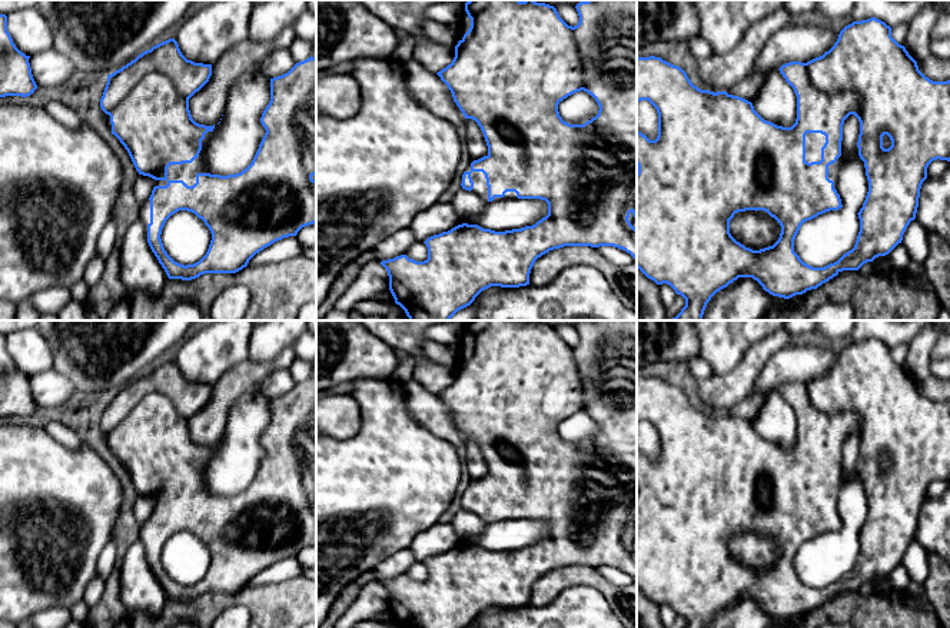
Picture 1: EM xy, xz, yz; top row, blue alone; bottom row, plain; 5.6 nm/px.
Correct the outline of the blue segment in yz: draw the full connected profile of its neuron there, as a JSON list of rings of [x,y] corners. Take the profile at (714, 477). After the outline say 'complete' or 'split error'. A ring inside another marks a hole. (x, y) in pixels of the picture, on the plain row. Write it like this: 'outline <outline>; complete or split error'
outline [[[876,338],[853,342],[840,352],[834,366],[823,376],[807,383],[790,382],[783,385],[778,391],[785,402],[794,409],[797,416],[797,439],[791,448],[777,446],[764,441],[754,431],[753,423],[743,418],[728,415],[727,412],[714,413],[698,409],[691,403],[687,393],[681,388],[674,386],[661,378],[637,378],[637,423],[641,421],[648,421],[658,433],[658,456],[655,461],[650,461],[645,455],[637,451],[637,588],[657,605],[670,605],[677,615],[681,615],[685,619],[684,628],[707,628],[707,624],[717,612],[727,608],[738,598],[753,598],[770,615],[790,619],[795,615],[803,615],[807,611],[817,609],[843,591],[858,591],[864,584],[873,582],[878,577],[888,575],[898,564],[901,564],[907,546],[916,539],[920,509],[923,502],[927,499],[929,485],[937,479],[950,482],[950,401],[933,402],[926,398],[919,391],[917,382],[909,375],[906,368],[898,365],[891,358],[891,348],[884,342]],[[850,435],[854,435],[860,442],[857,468],[858,476],[864,482],[866,496],[868,501],[866,521],[857,534],[860,539],[860,552],[854,568],[844,574],[837,582],[824,588],[813,588],[804,584],[794,572],[794,559],[804,542],[811,541],[826,532],[838,531],[843,528],[840,515],[837,514],[837,496],[841,486],[840,476],[843,445]],[[745,531],[764,531],[780,544],[781,554],[773,566],[753,571],[731,556],[730,541],[735,534]]]; split error

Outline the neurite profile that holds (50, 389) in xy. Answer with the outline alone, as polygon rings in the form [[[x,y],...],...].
[[[54,369],[30,376],[29,383],[37,408],[62,408],[77,392],[74,383]]]

